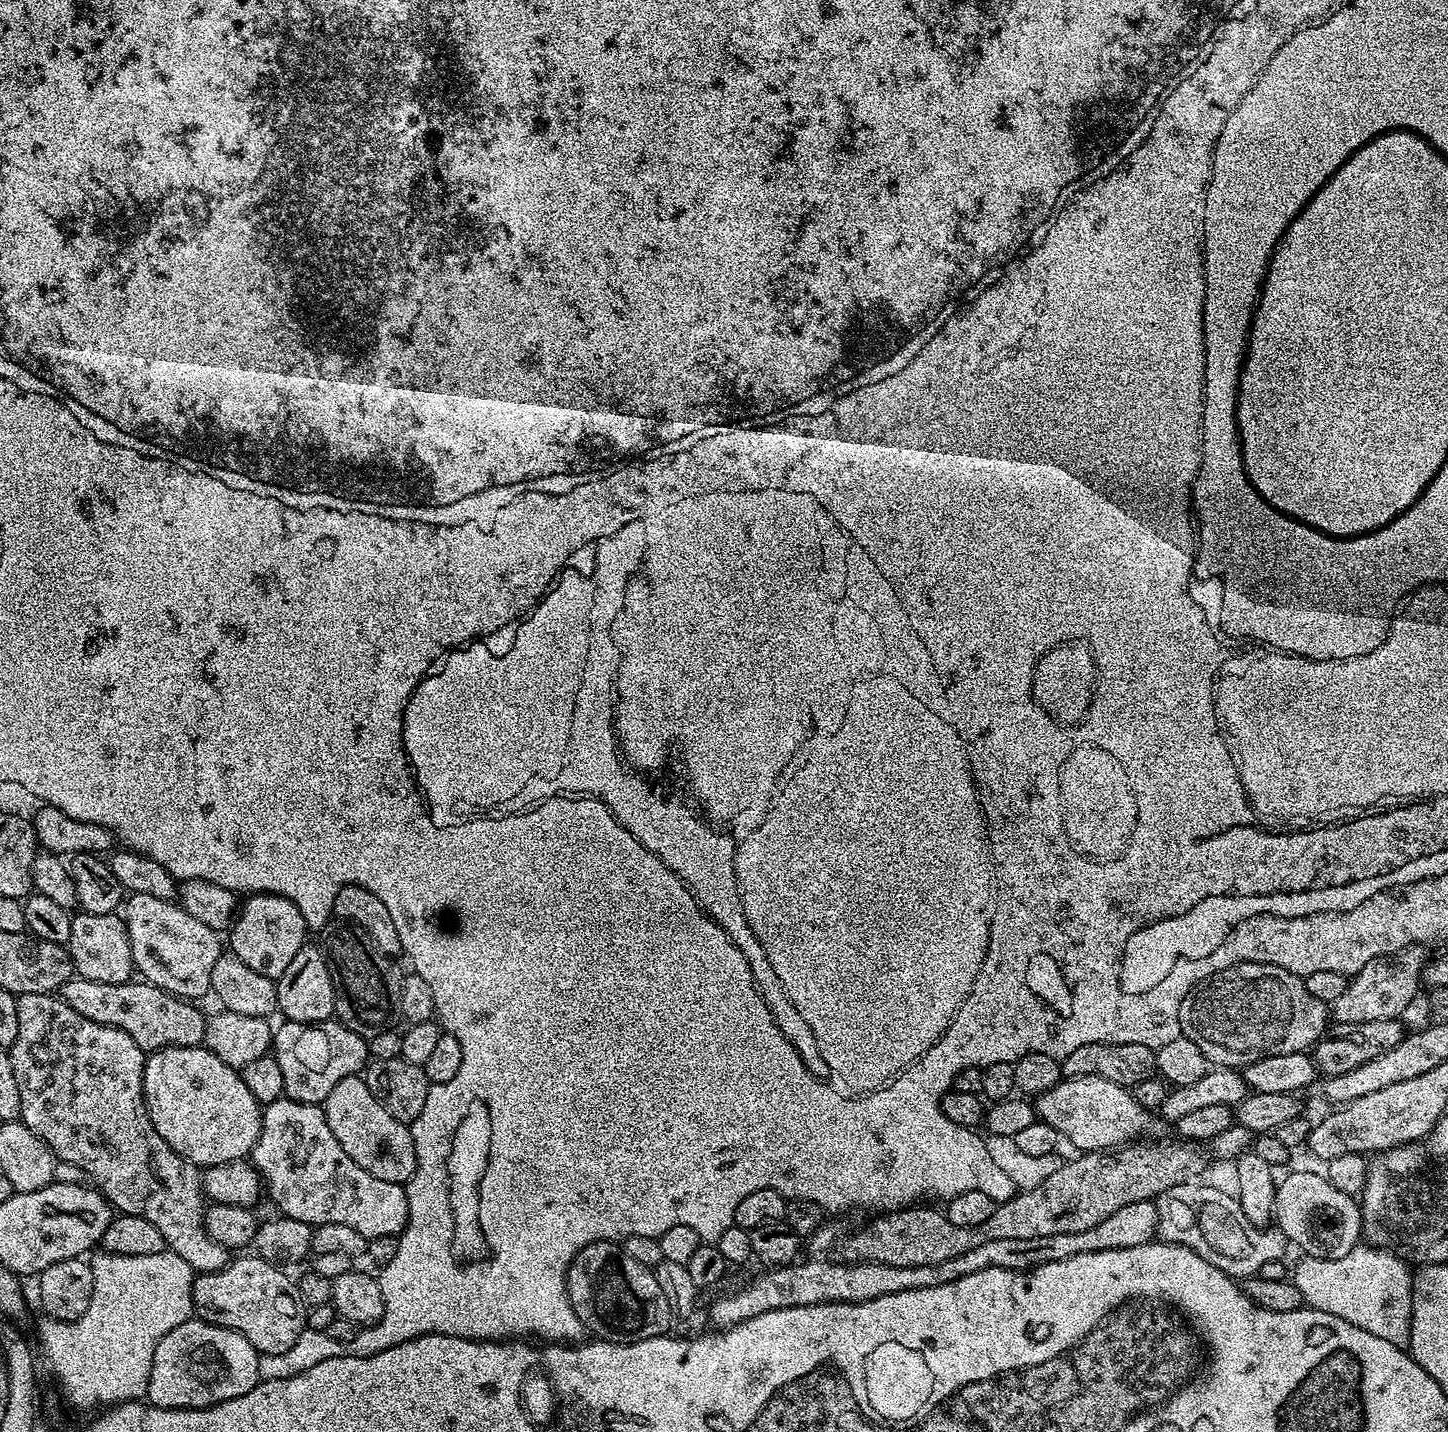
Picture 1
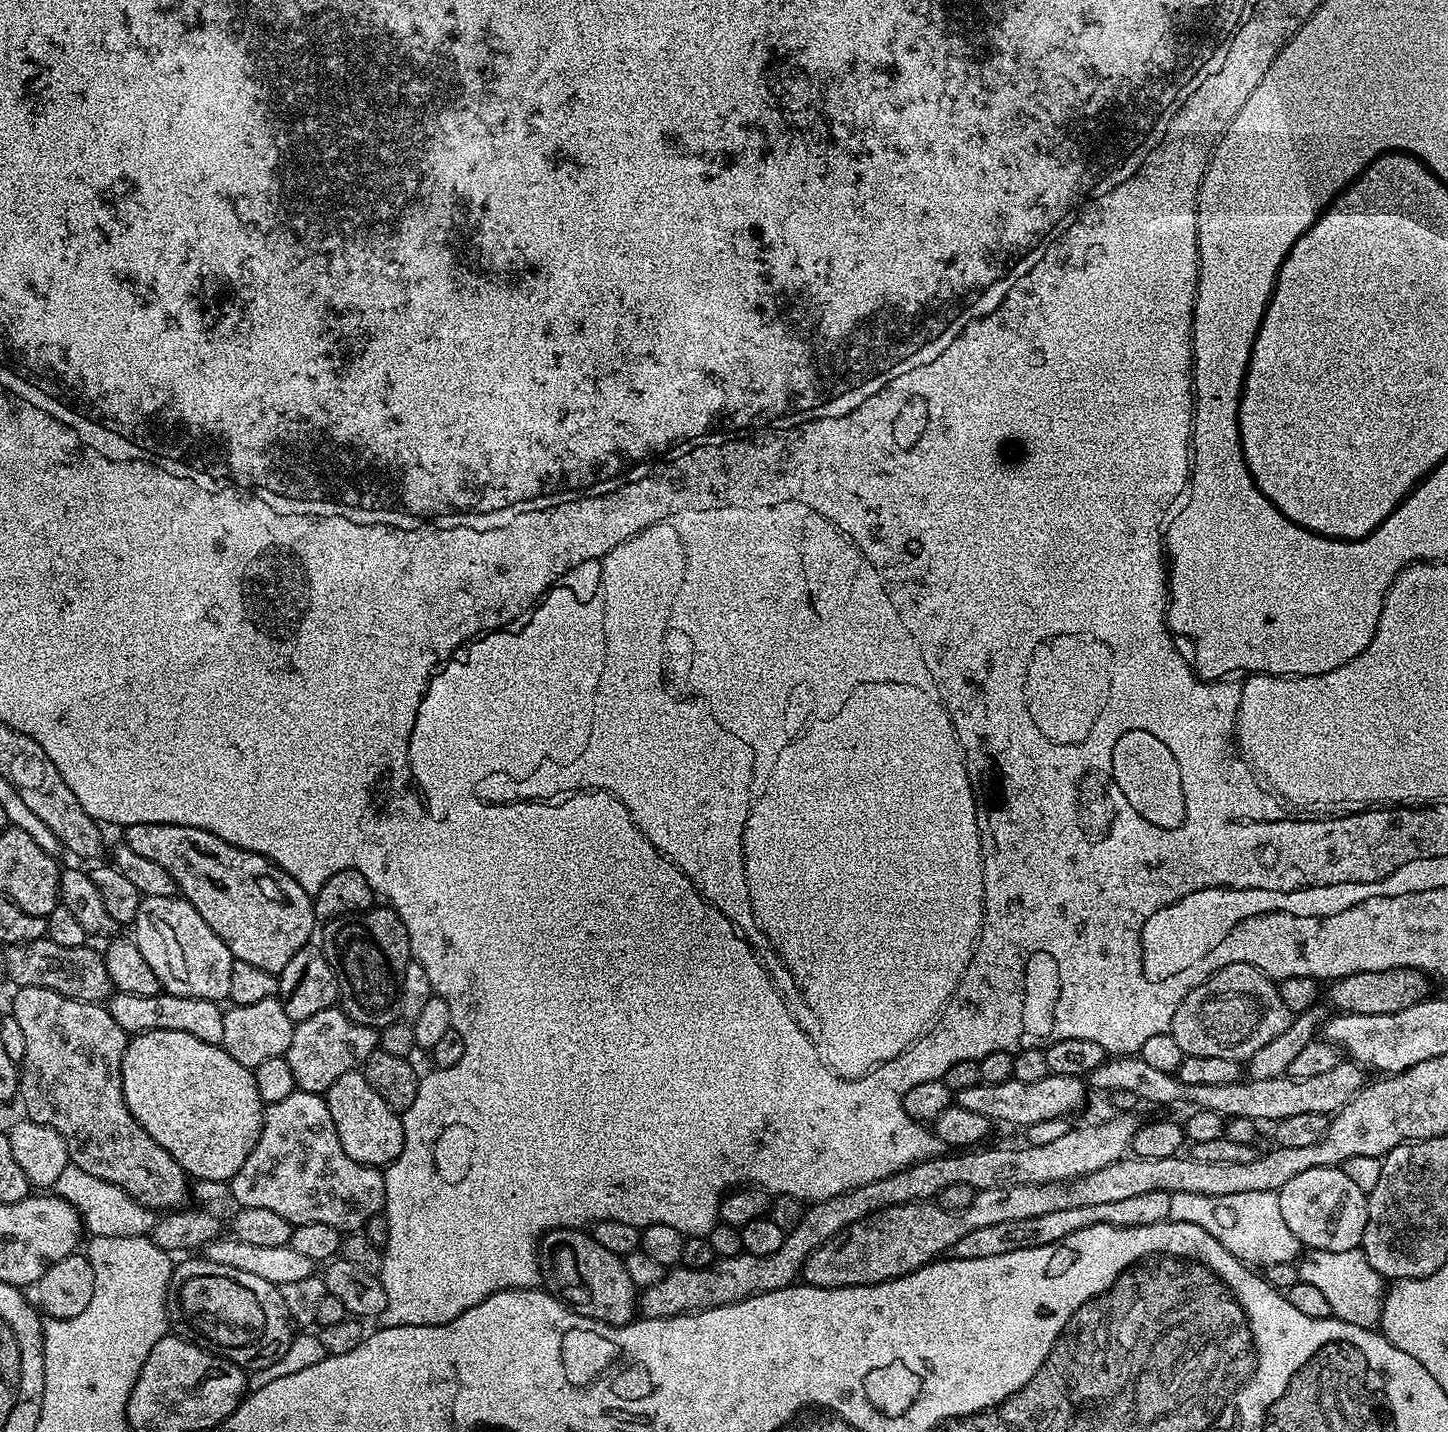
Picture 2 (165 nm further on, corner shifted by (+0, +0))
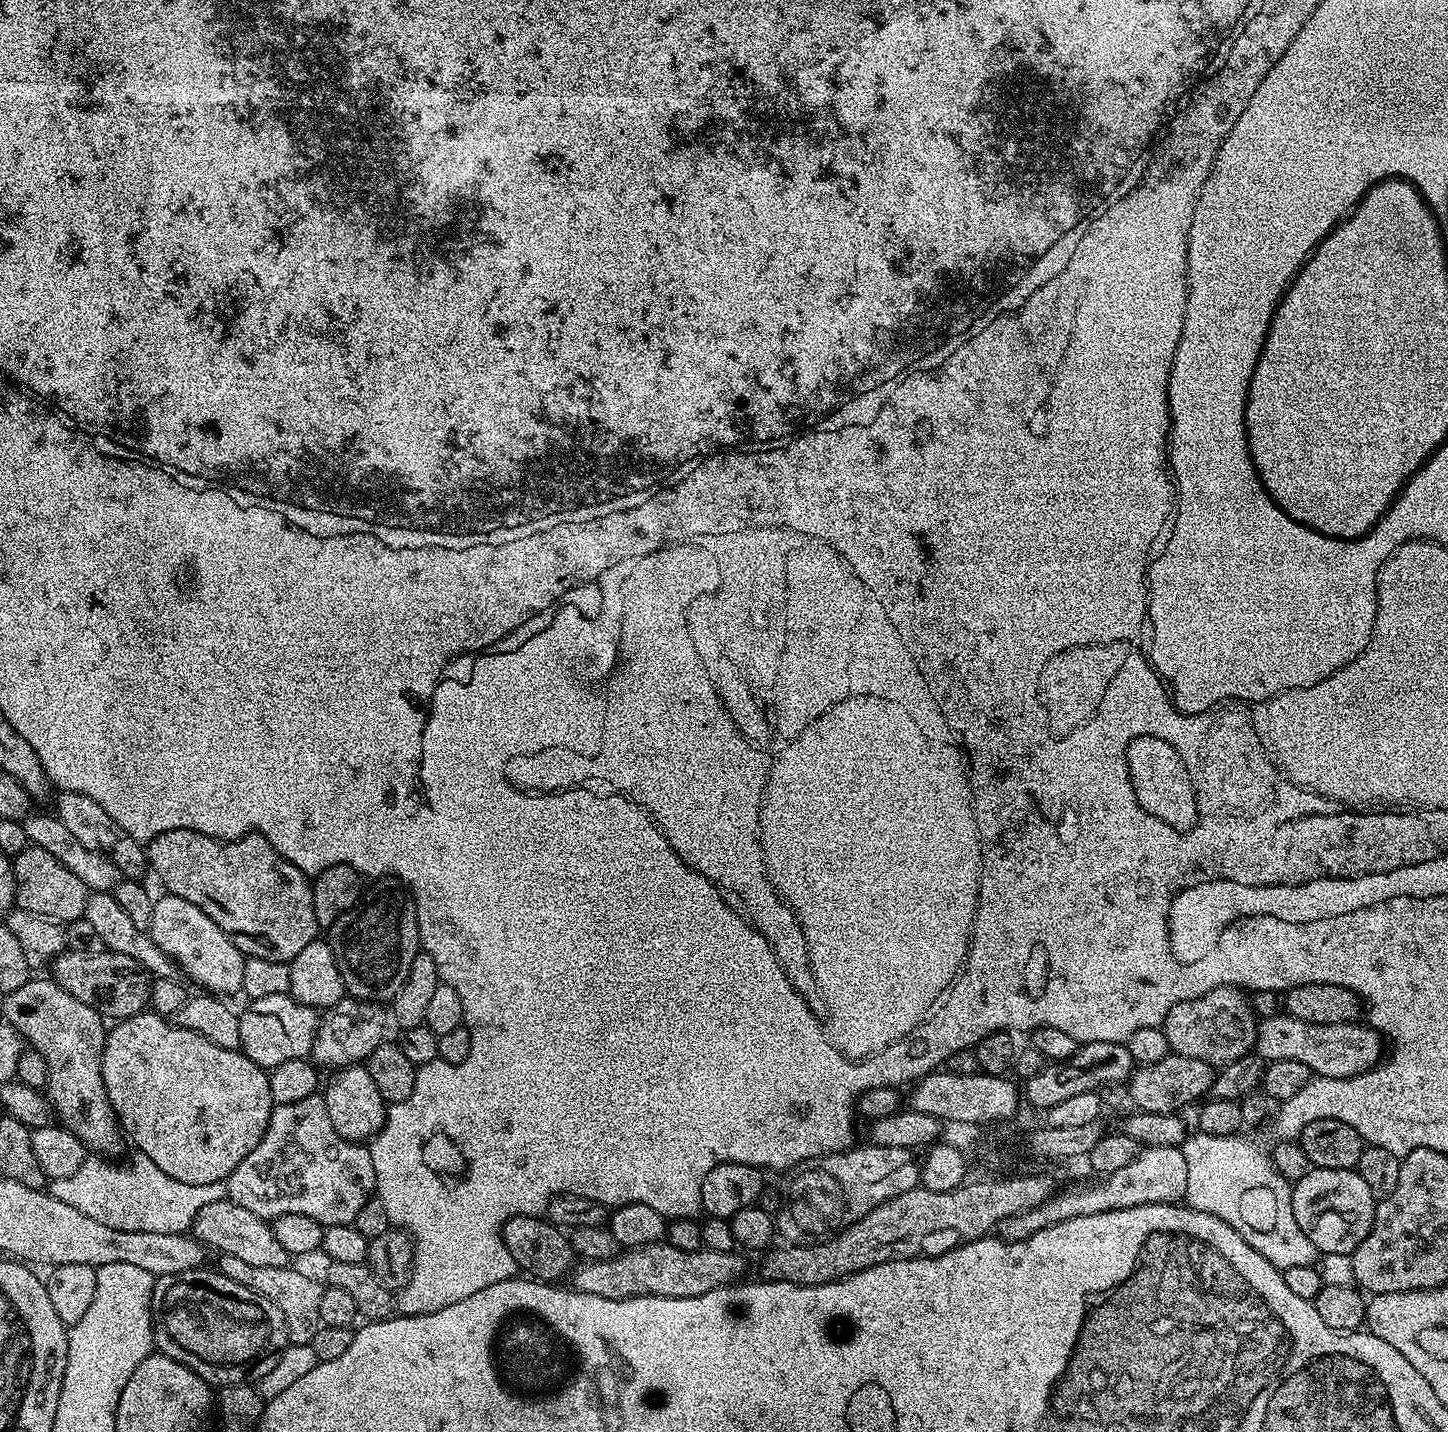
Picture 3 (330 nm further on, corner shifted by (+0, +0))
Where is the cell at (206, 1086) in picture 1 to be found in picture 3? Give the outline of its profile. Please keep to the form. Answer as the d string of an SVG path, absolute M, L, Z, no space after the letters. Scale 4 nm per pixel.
M151 1010L113 1023L107 1029L102 1082L106 1082L106 1094L123 1135L136 1143L135 1151L146 1154L146 1158L165 1174L170 1174L170 1178L190 1182L190 1186L227 1181L238 1162L258 1146L274 1107L268 1072L249 1056L235 1048L214 1046L214 1042L202 1038L202 1034L179 1028L171 1019Z

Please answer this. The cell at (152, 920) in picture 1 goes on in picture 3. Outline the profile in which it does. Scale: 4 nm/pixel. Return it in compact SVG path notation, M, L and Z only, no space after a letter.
M171 894L161 897L161 900L159 897L153 903L150 926L146 929L155 944L175 962L177 969L189 981L192 979L194 983L201 984L205 993L239 993L242 986L242 966L246 957L238 950L232 937L226 935L206 914L202 914L198 906L186 902L186 898Z

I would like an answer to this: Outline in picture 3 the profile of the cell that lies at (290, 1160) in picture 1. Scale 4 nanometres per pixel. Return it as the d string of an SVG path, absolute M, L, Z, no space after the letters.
M320 1094L310 1098L302 1098L302 1102L275 1105L270 1114L270 1122L266 1126L258 1146L254 1146L254 1150L250 1150L250 1154L246 1154L246 1158L242 1158L242 1162L238 1162L236 1169L228 1175L226 1183L228 1186L227 1199L233 1200L238 1206L246 1206L246 1210L258 1214L263 1220L271 1222L282 1214L306 1214L309 1218L314 1218L319 1224L325 1226L329 1224L352 1224L356 1219L358 1210L362 1210L362 1206L366 1206L366 1202L373 1199L376 1191L376 1175L374 1174L374 1162L370 1158L370 1147L355 1140L342 1138L338 1134L338 1130L334 1130L333 1124L330 1123L330 1114L326 1114L326 1102L323 1095Z

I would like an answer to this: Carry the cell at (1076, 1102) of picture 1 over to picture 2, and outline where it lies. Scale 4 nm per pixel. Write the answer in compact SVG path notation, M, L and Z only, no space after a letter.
M1049 1074L1042 1082L1018 1082L1007 1080L1001 1084L985 1084L981 1082L969 1089L955 1093L955 1103L966 1110L974 1110L974 1114L982 1114L989 1121L1001 1120L1004 1124L1020 1124L1045 1122L1050 1119L1069 1117L1084 1104L1085 1081L1079 1076L1053 1076Z

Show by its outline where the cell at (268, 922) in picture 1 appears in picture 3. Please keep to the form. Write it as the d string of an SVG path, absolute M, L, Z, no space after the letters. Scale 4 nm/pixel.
M166 830L162 834L158 834L153 840L147 841L146 864L151 871L152 868L156 871L157 878L164 883L163 891L165 893L178 898L186 898L186 902L198 906L198 910L202 910L202 914L206 914L226 935L232 937L233 942L238 946L238 950L244 953L245 957L257 956L258 958L270 958L270 962L291 962L305 946L310 946L310 942L317 939L318 925L314 918L314 902L312 901L312 886L309 877L299 872L286 858L282 858L278 854L278 850L274 850L274 846L270 846L267 838L258 832L252 832L250 835L237 840L215 840L206 834L198 834L194 830Z

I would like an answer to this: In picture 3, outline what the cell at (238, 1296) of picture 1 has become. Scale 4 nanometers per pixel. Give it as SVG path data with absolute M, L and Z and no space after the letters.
M208 1266L182 1274L155 1277L152 1286L152 1338L163 1355L194 1370L209 1386L260 1381L277 1364L281 1350L289 1345L282 1310L278 1310L270 1298L262 1298L262 1294L226 1278L218 1270L212 1269L211 1272Z

